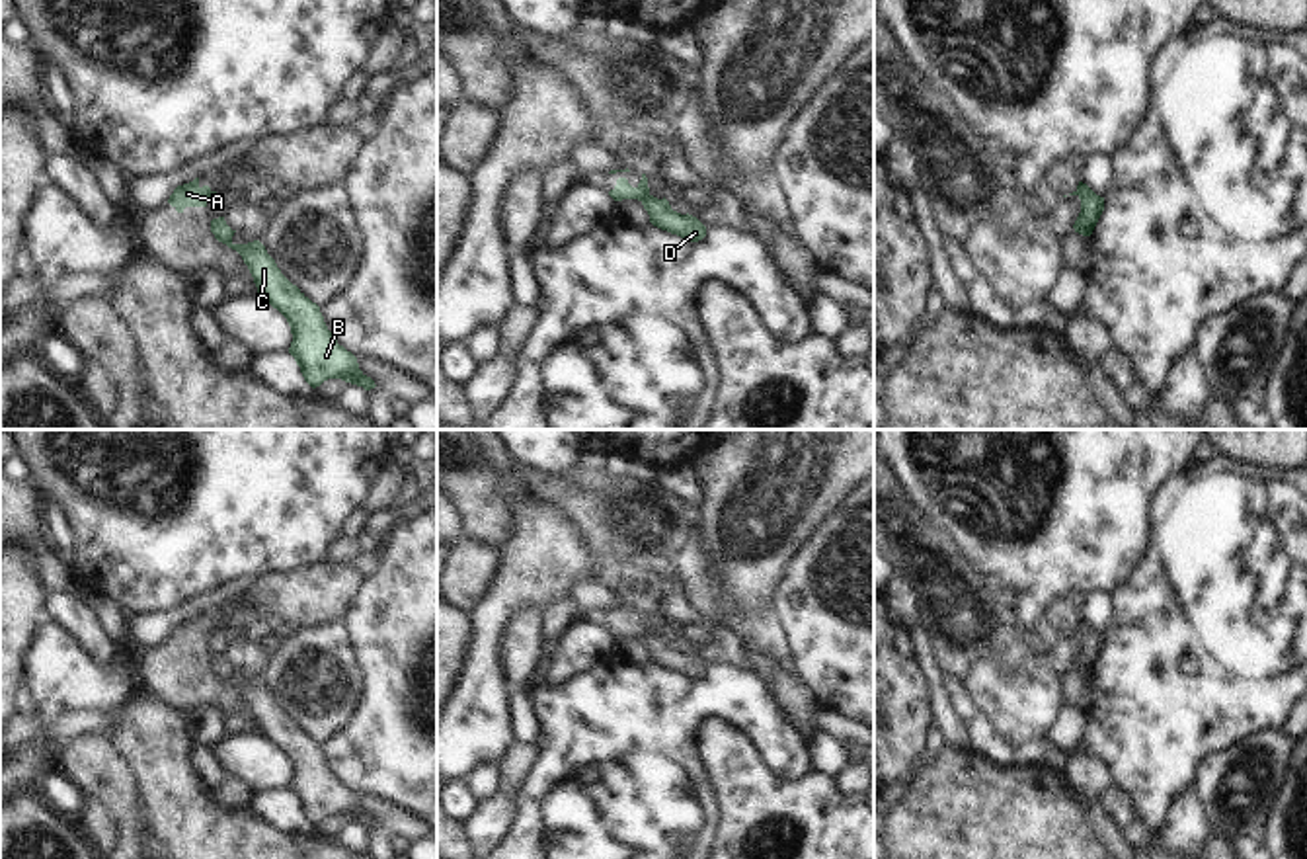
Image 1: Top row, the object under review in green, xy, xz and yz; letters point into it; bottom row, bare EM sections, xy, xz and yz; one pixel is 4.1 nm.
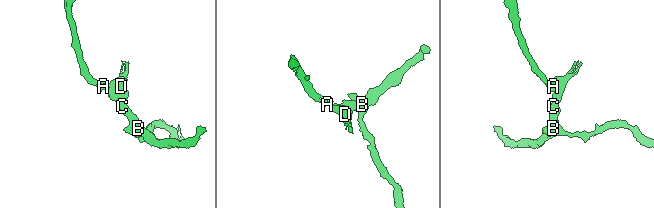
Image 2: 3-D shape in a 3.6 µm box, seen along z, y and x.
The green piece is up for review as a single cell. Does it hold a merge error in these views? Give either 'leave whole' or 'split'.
split

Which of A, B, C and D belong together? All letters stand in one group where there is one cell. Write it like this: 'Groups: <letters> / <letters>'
Groups: A / B C D.

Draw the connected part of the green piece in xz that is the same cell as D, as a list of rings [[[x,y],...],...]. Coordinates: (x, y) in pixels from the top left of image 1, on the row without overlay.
[[[648,633],[642,642],[650,652],[650,660],[661,668],[667,668],[691,679],[698,679],[706,674],[706,664],[696,654],[673,648],[665,634],[657,636],[654,633]]]

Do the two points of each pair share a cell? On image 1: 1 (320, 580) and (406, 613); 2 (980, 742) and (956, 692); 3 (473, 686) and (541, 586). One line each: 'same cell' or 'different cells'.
1: different cells
2: same cell
3: same cell

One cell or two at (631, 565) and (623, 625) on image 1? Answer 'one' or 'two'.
two

